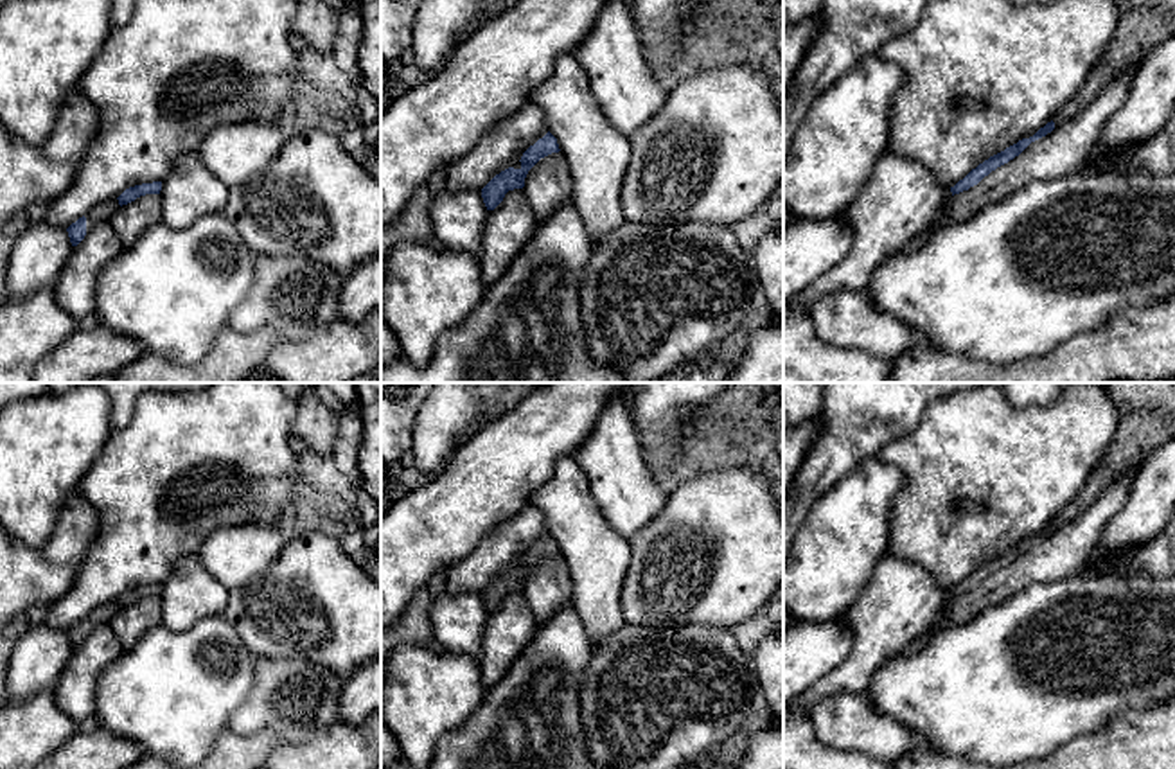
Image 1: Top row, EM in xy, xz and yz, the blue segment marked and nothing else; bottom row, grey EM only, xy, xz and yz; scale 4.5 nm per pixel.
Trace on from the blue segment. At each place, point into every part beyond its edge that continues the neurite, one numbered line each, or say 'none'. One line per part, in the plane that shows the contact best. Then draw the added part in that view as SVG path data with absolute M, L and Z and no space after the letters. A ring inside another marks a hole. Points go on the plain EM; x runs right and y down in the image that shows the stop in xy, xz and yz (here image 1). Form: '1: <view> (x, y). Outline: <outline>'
1: xy (103, 615). Outline: M106 602L86 614L86 636L90 636L97 627L110 625L115 614L120 611L119 602Z
2: yz (1147, 410). Outline: M1101 383L1119 413L1119 426L1087 483L1055 517L1055 528L1083 514L1096 498L1175 437L1175 383Z

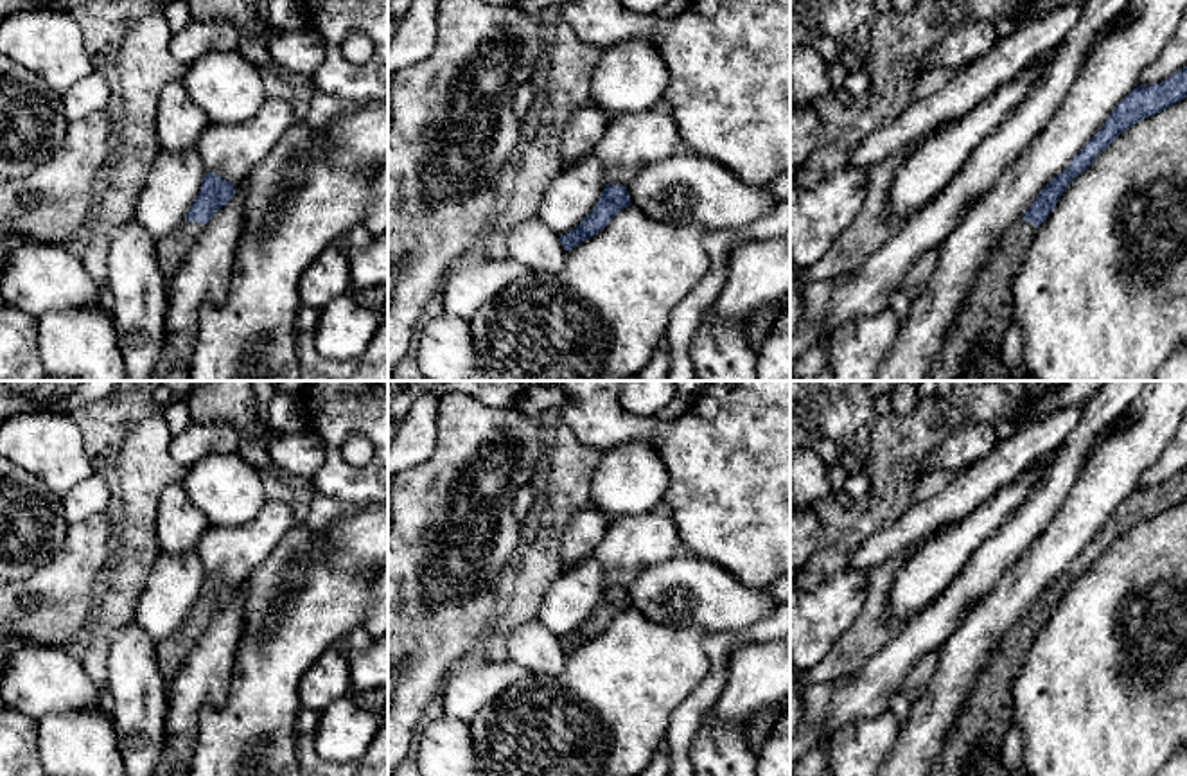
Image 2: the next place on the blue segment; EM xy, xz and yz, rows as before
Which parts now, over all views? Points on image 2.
1: xy (171, 652). Outline: M181 623L180 629L156 645L156 659L165 684L183 666L192 647L203 636L207 627L196 623Z

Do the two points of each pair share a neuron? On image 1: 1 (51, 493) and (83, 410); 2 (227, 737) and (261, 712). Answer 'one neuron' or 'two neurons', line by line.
1: one neuron
2: two neurons

